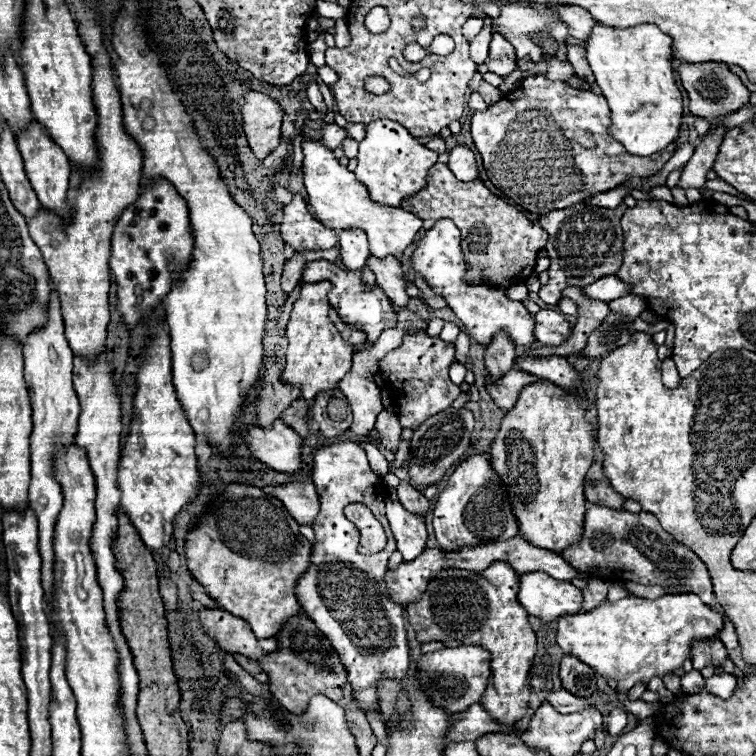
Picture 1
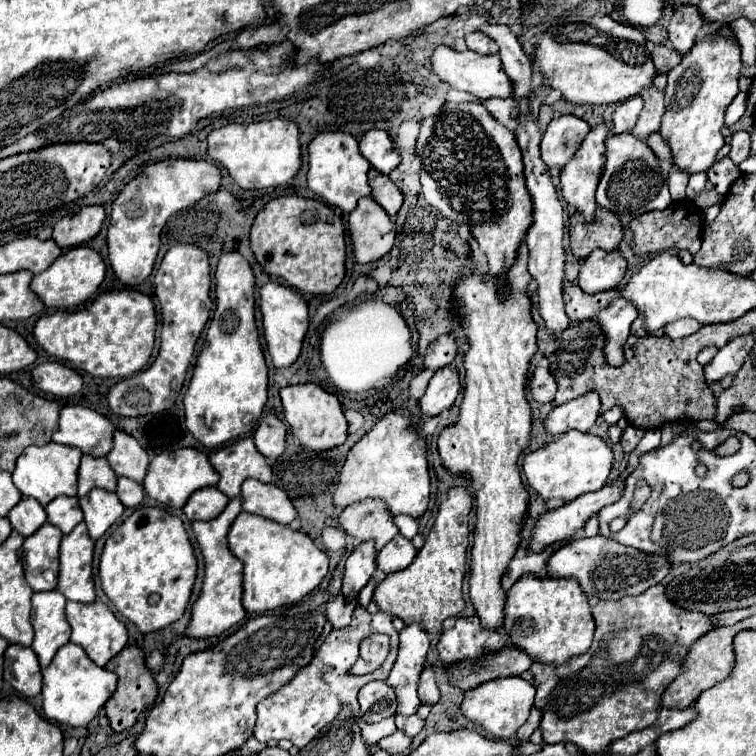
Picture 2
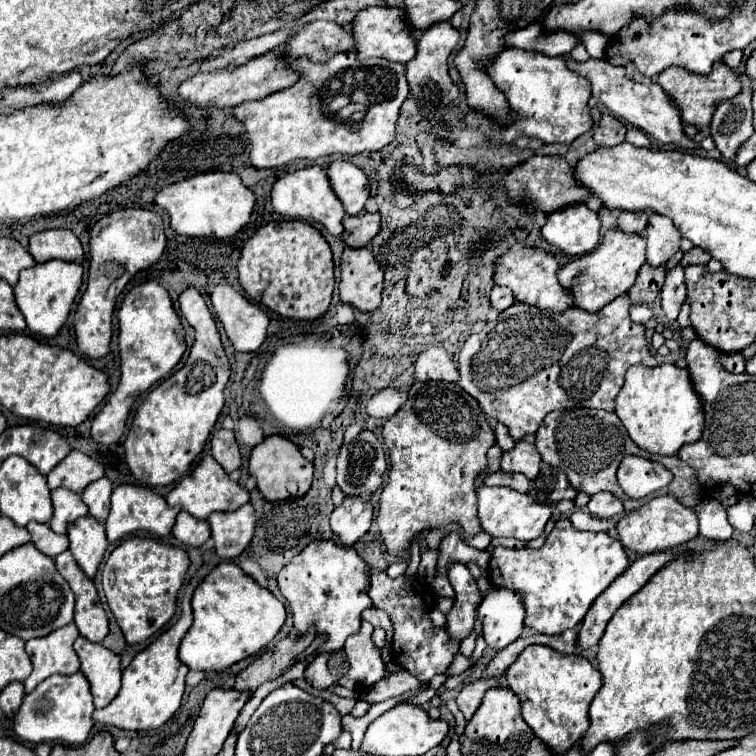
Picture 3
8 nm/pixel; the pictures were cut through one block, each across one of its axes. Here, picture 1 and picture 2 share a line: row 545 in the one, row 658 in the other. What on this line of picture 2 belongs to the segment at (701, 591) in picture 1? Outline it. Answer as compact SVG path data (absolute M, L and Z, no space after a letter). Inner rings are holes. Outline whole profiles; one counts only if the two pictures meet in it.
M660 584L648 588L638 596L626 596L616 602L598 600L596 604L592 604L592 616L596 622L596 632L594 642L586 654L572 658L558 668L532 664L528 672L534 676L534 706L542 712L540 730L544 742L572 742L586 754L602 754L610 742L624 738L634 730L644 730L656 722L664 688L680 674L680 662L686 656L688 646L702 634L712 630L712 624L710 616L706 614L676 608L664 596L664 586Z

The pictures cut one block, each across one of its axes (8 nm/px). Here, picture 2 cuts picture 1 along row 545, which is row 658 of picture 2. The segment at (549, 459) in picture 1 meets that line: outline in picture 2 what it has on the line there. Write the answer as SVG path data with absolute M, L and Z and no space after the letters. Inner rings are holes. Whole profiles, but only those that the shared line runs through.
M522 576L508 592L504 606L504 632L510 644L532 656L534 662L560 666L564 660L582 656L594 634L594 620L588 600L572 578L534 578Z

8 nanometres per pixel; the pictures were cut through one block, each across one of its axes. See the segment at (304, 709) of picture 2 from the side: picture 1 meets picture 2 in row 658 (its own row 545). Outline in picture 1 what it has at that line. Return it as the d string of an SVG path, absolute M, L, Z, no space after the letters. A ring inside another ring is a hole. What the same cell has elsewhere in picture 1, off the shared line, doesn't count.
M354 442L328 444L316 450L312 460L312 482L320 496L320 512L312 522L314 542L310 566L296 584L296 598L302 612L318 626L320 632L324 632L342 660L358 708L362 708L366 714L380 714L380 680L402 680L410 668L406 640L408 632L402 606L394 604L390 596L386 596L386 584L382 584L388 570L388 558L396 550L396 542L384 514L386 488L382 478L370 470L366 452ZM352 502L366 504L384 526L388 542L382 552L372 556L362 556L356 552L356 526L344 516L344 508Z

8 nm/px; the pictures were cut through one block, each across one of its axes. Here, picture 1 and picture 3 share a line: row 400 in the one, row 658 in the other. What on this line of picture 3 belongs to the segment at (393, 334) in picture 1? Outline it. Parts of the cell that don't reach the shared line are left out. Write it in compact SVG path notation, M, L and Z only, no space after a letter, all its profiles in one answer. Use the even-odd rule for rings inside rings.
M362 620L360 630L346 640L344 652L348 656L350 670L340 678L340 686L350 690L364 690L382 680L386 668L380 658L380 650L372 642L372 630L374 628Z

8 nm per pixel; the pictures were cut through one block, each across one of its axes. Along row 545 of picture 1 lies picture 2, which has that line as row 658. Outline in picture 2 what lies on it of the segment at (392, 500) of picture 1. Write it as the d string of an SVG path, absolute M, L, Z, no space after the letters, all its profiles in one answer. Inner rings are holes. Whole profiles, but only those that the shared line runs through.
M414 622L400 630L400 646L398 646L398 658L396 664L388 676L388 684L398 694L398 714L416 714L420 700L416 696L418 688L418 676L424 668L428 654L428 634L426 630Z

